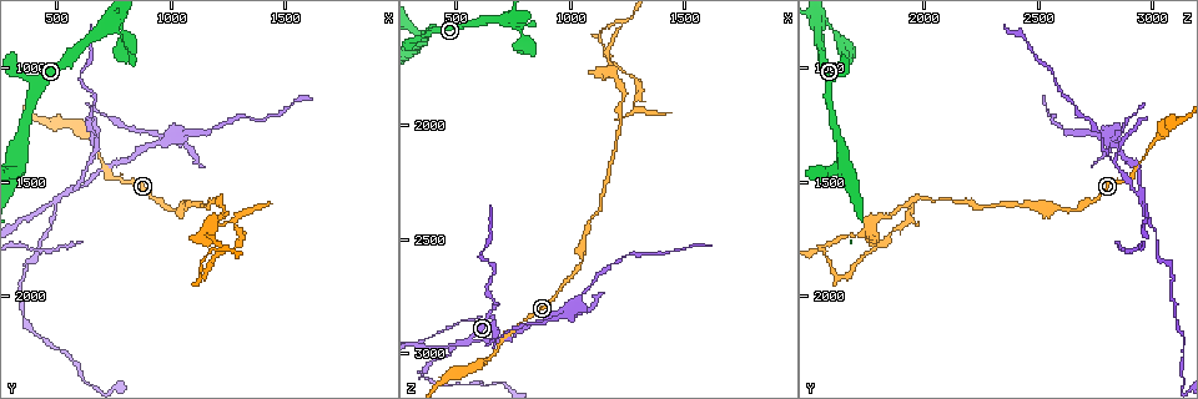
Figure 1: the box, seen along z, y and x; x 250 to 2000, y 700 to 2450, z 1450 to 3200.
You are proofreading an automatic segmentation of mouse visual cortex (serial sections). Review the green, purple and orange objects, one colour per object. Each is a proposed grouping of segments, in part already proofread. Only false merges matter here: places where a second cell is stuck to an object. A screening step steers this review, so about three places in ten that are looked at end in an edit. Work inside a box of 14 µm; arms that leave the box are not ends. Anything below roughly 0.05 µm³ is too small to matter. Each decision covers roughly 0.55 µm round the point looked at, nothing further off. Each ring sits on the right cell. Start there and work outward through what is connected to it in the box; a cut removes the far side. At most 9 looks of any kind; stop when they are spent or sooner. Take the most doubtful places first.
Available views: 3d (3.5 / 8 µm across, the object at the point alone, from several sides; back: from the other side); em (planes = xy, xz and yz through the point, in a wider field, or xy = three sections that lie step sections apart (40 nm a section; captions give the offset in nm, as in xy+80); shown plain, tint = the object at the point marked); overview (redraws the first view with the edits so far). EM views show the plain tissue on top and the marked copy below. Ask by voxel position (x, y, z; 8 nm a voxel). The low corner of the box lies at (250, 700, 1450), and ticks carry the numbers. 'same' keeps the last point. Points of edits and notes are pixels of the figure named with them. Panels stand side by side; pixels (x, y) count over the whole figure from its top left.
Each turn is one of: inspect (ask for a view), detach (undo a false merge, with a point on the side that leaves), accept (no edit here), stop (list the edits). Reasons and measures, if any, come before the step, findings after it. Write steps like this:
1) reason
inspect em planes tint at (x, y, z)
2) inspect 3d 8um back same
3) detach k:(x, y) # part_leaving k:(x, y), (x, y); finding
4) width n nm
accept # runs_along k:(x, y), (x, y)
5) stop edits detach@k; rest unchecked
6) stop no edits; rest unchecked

a narrow waist
inspect 3d 8um at (490, 1620, 2960)

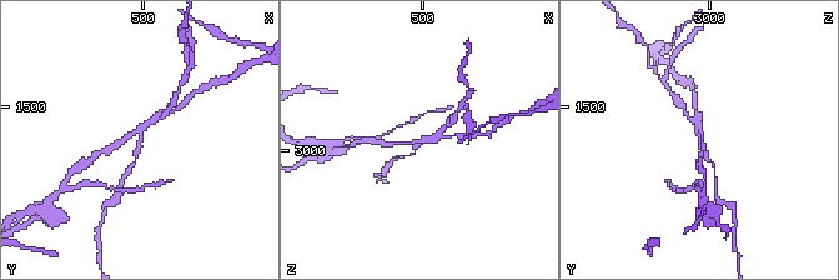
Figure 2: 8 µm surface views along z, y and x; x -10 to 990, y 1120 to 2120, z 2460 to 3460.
inspect 3d 3.5um back at (490, 1620, 2960)

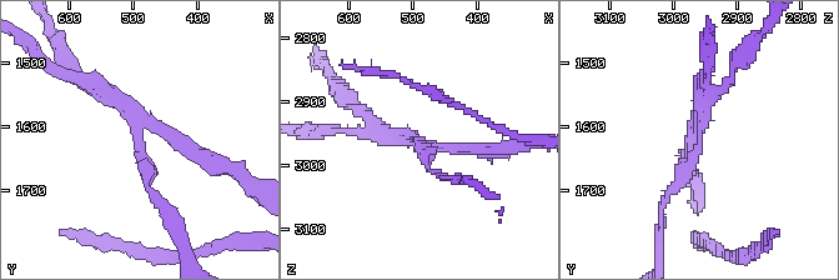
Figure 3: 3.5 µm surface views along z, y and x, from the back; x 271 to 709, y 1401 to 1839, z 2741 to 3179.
arms 3; arm_widths 100, 150, 150 nm
inspect em xy step 3 tint at (490, 1620, 2955)

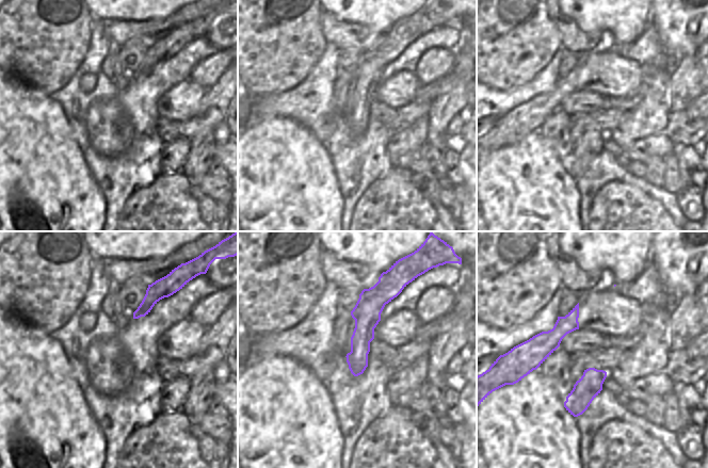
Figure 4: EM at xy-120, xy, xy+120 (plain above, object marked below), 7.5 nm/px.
width 180 nm
detach 3:(181, 143) # part_leaving 3:(88, 86), (45, 64), (34, 48); a second cell is stuck on

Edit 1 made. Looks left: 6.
sharp bend
inspect 3d 3.5um at (590, 1050, 2570)

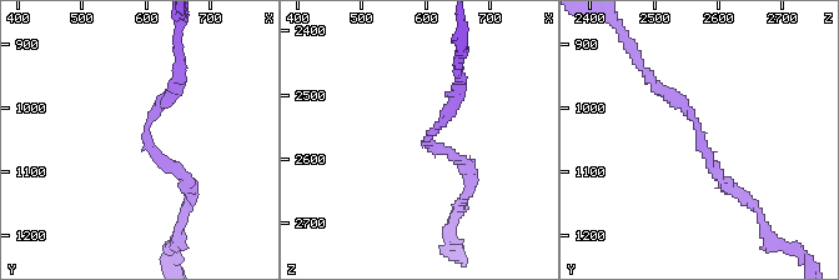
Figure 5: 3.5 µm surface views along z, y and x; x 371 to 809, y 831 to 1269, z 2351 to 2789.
now the EM
inspect em xy step 5 tint at (600, 1045, 2570)

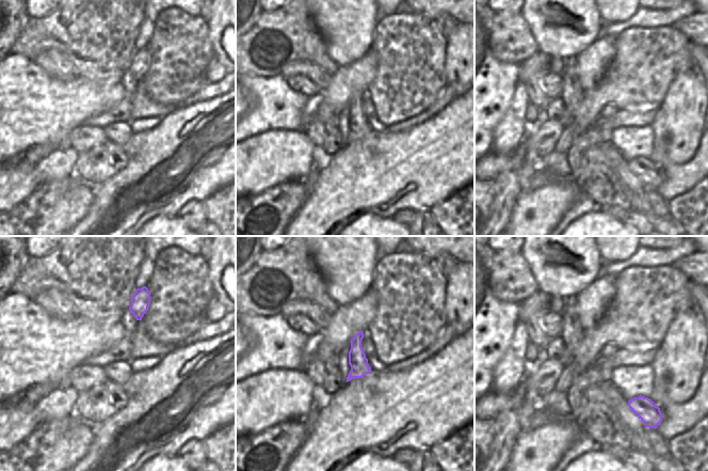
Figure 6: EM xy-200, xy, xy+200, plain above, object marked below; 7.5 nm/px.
accept # runs_along 5:(739, 194), (709, 163), (688, 109), (656, 83); all the same cell

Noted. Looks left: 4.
a narrow waist
inspect 3d 3.5um back at (1000, 1610, 2670)

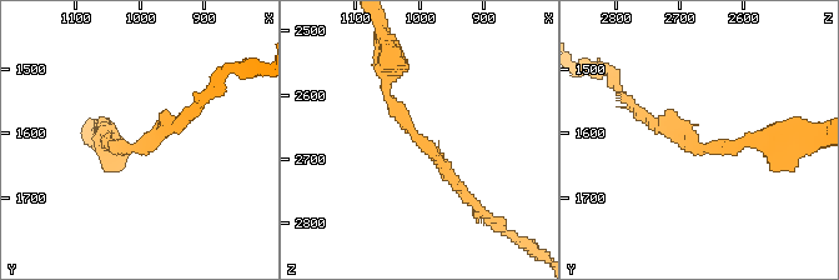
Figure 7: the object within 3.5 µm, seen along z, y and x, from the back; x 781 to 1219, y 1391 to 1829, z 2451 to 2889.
arm_widths 150, 150 nm; shape alone is not enough
inspect em planes tint at (1010, 1620, 2665)

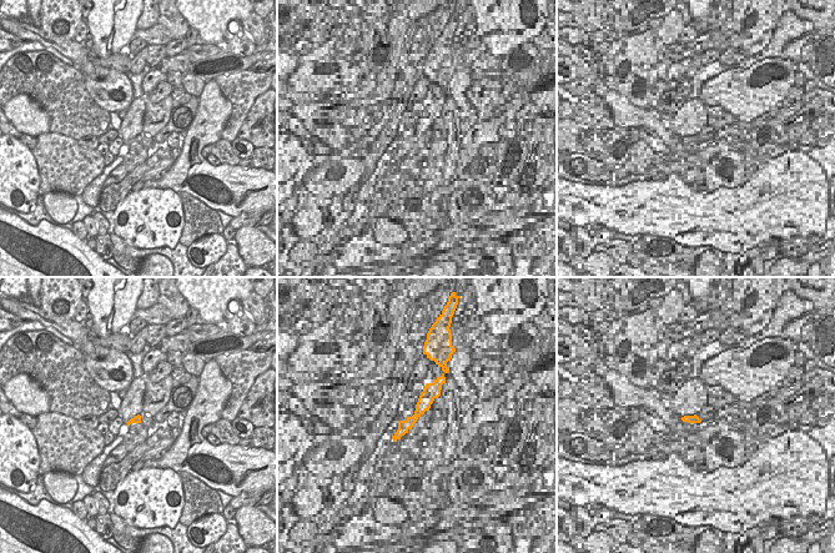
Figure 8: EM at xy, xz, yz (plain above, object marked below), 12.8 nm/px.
accept # runs_along 7:(463, 193), (386, 96), (386, 61); one cell here

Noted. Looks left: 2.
stop edits detach@3; rest unchecked

